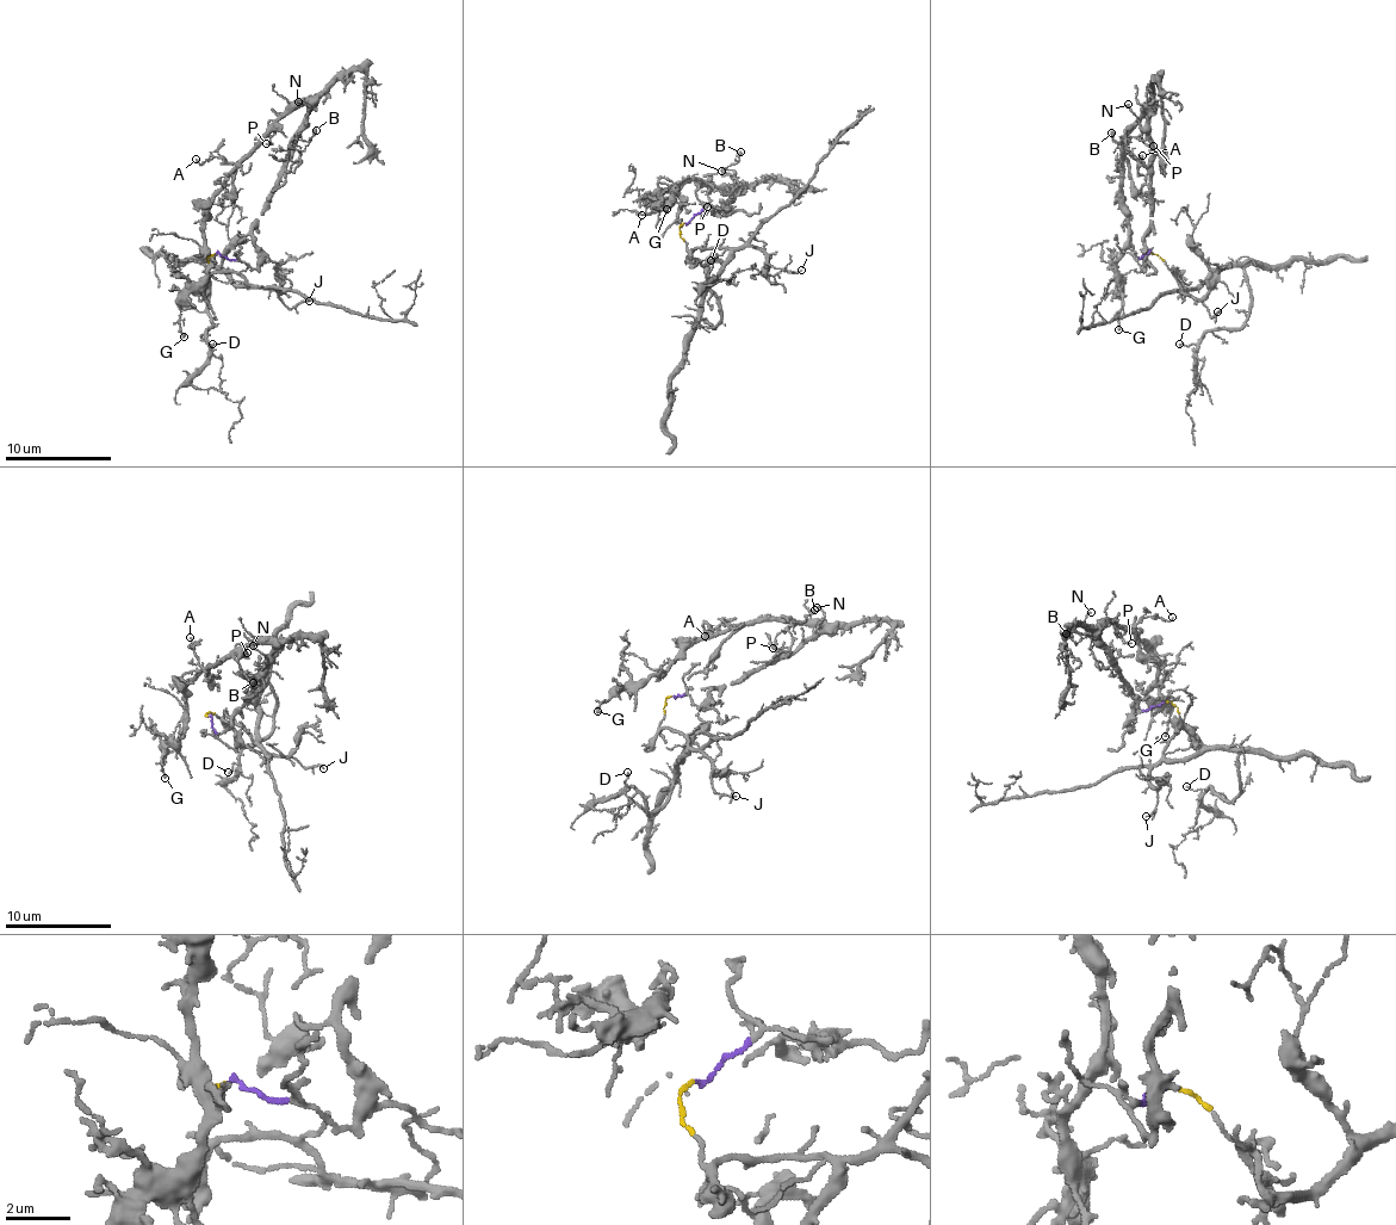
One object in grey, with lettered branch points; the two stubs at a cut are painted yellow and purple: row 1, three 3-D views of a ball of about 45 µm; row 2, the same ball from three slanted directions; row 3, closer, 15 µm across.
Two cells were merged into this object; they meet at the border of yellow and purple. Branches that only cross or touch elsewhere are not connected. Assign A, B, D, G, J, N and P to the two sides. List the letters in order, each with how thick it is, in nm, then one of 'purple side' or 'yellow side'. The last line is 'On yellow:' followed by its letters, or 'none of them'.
A: 100 nm thick; purple side
B: 190 nm thick; purple side
D: 100 nm thick; yellow side
G: 160 nm thick; purple side
J: 120 nm thick; yellow side
N: 110 nm thick; purple side
P: 110 nm thick; purple side
On yellow: D, J

